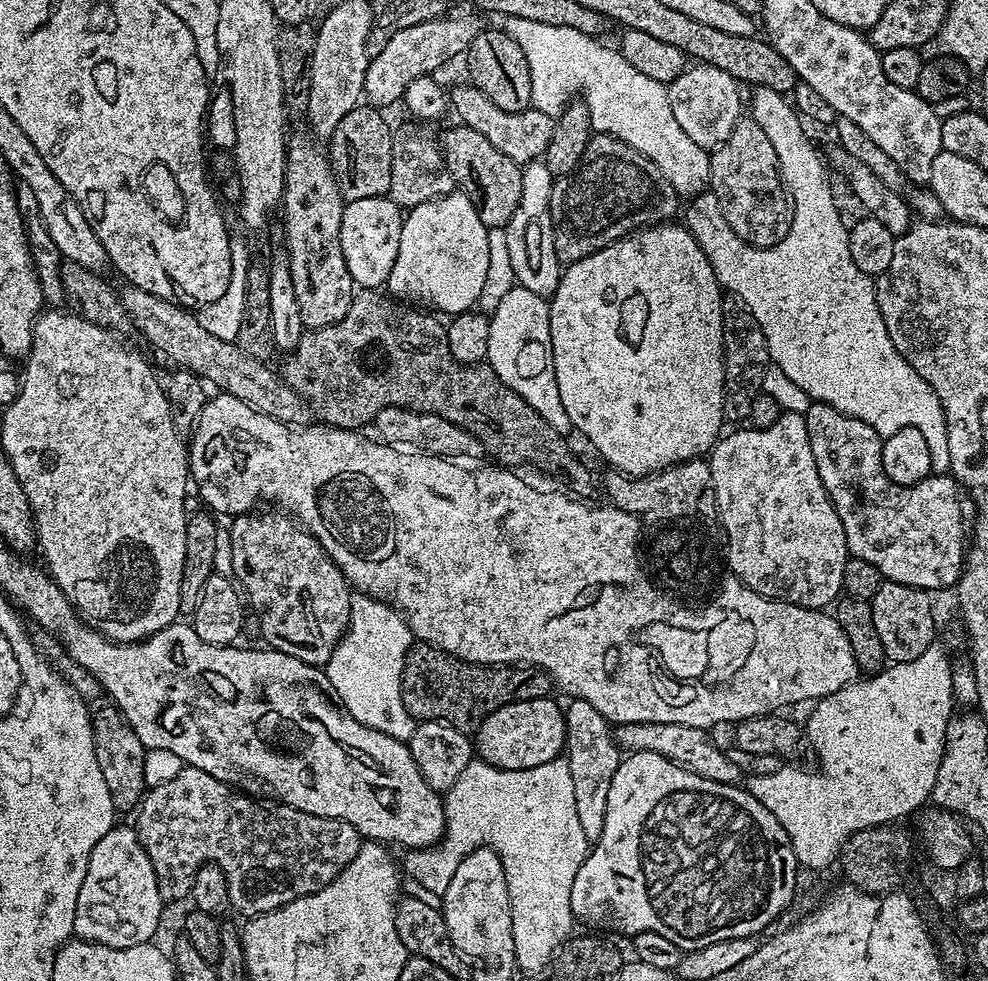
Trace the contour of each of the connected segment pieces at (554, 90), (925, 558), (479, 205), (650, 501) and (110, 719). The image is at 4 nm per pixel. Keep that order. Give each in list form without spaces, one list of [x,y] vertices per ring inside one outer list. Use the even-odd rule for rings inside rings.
[[[503,17],[502,31],[518,46],[522,46],[522,54],[526,54],[526,66],[530,66],[531,107],[542,110],[542,114],[550,114],[556,118],[564,111],[564,107],[579,93],[589,108],[589,122],[597,133],[613,136],[626,142],[634,150],[650,158],[653,168],[662,170],[662,174],[674,186],[677,196],[691,198],[705,191],[711,185],[711,155],[709,149],[698,146],[698,142],[686,138],[682,126],[674,118],[674,110],[670,110],[668,90],[665,85],[640,74],[630,66],[623,54],[615,47],[607,48],[595,36],[587,36],[568,26],[550,26],[529,19]]]
[[[812,402],[807,406],[809,408],[802,412],[806,434],[810,434],[810,446],[814,450],[814,462],[818,466],[822,486],[826,486],[834,510],[842,522],[849,553],[876,566],[884,580],[925,590],[951,589],[964,570],[966,541],[970,536],[969,525],[964,525],[965,497],[960,485],[948,474],[933,474],[911,486],[898,486],[890,482],[882,466],[884,442],[875,430],[866,426],[866,422],[850,418],[828,404]]]
[[[457,123],[456,128],[448,128],[444,132],[444,137],[439,137],[440,152],[444,156],[446,166],[450,174],[456,179],[456,188],[468,195],[470,202],[476,204],[478,218],[490,228],[504,228],[510,222],[514,210],[518,210],[518,198],[522,196],[522,176],[521,165],[515,164],[502,150],[497,150],[488,139],[482,138],[478,130],[470,130],[465,124]]]
[[[697,458],[687,460],[681,464],[675,464],[669,468],[664,468],[661,472],[655,472],[649,476],[625,476],[624,473],[615,470],[609,471],[608,476],[608,496],[615,507],[629,512],[631,516],[637,517],[645,522],[651,520],[680,520],[700,499],[703,498],[704,492],[709,491],[712,482],[712,471],[708,468],[708,460]]]
[[[100,702],[91,709],[92,737],[94,754],[98,754],[98,767],[102,769],[102,778],[106,778],[106,790],[114,802],[117,813],[124,814],[137,807],[146,793],[144,783],[144,743],[134,734],[134,730],[120,713],[120,709],[111,702]]]

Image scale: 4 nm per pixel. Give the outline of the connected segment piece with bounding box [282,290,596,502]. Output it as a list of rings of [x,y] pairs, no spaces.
[[[380,290],[357,291],[350,302],[350,310],[346,310],[346,318],[330,326],[305,331],[296,349],[287,353],[283,360],[285,382],[315,415],[317,412],[324,419],[321,421],[325,425],[360,430],[363,424],[371,425],[376,415],[387,408],[429,412],[469,432],[479,442],[481,449],[496,459],[493,461],[497,465],[520,470],[523,464],[529,464],[548,476],[564,480],[563,487],[575,499],[585,502],[593,499],[591,496],[596,492],[596,480],[591,470],[564,441],[567,440],[565,433],[554,430],[554,426],[543,420],[517,392],[505,386],[487,363],[459,364],[454,354],[450,354],[445,321],[419,307],[409,306]]]

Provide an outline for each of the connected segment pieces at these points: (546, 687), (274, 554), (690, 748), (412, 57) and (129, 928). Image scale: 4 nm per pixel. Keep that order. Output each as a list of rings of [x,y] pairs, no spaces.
[[[427,642],[413,643],[402,665],[400,689],[413,720],[442,720],[469,734],[475,733],[494,710],[514,702],[548,696],[554,688],[552,679],[541,668],[471,664]]]
[[[260,511],[245,512],[243,516],[231,521],[232,576],[238,581],[251,611],[253,608],[260,615],[260,632],[269,649],[290,654],[307,664],[327,665],[330,654],[334,654],[347,632],[352,617],[354,596],[350,585],[345,580],[344,573],[326,555],[324,548],[307,528],[283,511]]]
[[[617,724],[614,728],[614,735],[616,743],[625,753],[653,752],[654,754],[662,754],[662,758],[682,766],[682,770],[690,770],[690,774],[698,774],[710,782],[735,785],[741,783],[741,768],[730,760],[724,748],[720,749],[708,737],[711,735],[703,728],[682,726],[681,724]]]
[[[460,16],[457,20],[444,20],[437,18],[418,22],[418,26],[406,26],[406,30],[398,30],[382,46],[377,56],[371,57],[365,74],[364,93],[367,103],[380,110],[388,110],[391,104],[399,105],[404,99],[406,86],[414,82],[419,76],[431,76],[439,73],[439,68],[447,60],[452,60],[456,55],[467,53],[472,44],[472,39],[482,31],[481,17]]]
[[[113,826],[94,850],[90,850],[90,862],[86,866],[86,878],[82,878],[82,890],[78,890],[78,910],[74,914],[74,933],[82,941],[112,948],[130,948],[153,939],[161,916],[165,915],[166,902],[160,897],[158,878],[150,857],[139,842],[135,827]]]

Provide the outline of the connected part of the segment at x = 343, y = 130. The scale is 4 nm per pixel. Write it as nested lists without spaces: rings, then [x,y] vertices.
[[[357,106],[342,118],[337,129],[333,132],[330,143],[327,145],[328,158],[332,161],[332,173],[336,176],[338,190],[344,195],[345,201],[387,196],[390,190],[390,158],[392,157],[394,132],[393,129],[388,129],[384,116],[385,113],[375,107]]]

